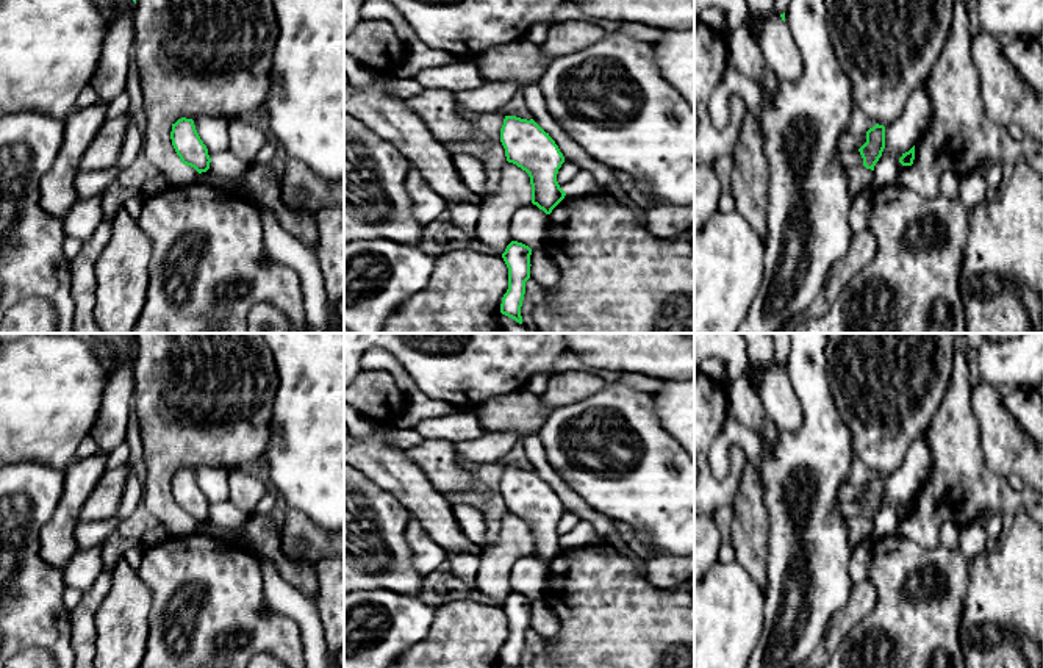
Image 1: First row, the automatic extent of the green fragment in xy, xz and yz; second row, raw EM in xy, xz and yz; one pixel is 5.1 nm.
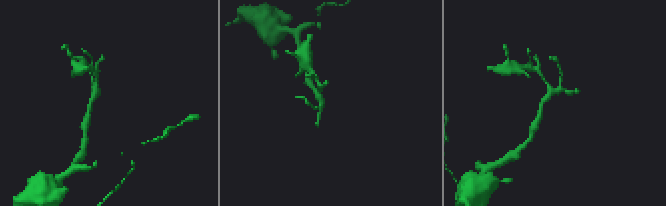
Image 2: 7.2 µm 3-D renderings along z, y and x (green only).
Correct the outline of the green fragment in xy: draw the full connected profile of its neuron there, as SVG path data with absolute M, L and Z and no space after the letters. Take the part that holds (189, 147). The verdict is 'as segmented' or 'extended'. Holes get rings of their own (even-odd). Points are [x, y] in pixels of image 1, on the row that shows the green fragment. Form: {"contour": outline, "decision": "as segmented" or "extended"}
{"contour": "M181 117L172 124L170 139L183 164L194 167L199 174L210 169L208 149L200 139L192 119Z", "decision": "as segmented"}

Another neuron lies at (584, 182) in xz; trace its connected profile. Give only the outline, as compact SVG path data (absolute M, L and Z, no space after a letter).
M580 169L563 191L566 196L583 197L588 196L596 186L596 178L588 171Z

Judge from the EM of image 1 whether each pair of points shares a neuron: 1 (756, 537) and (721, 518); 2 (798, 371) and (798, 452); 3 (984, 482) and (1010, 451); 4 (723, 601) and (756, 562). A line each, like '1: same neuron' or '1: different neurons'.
1: different neurons
2: same neuron
3: different neurons
4: different neurons

